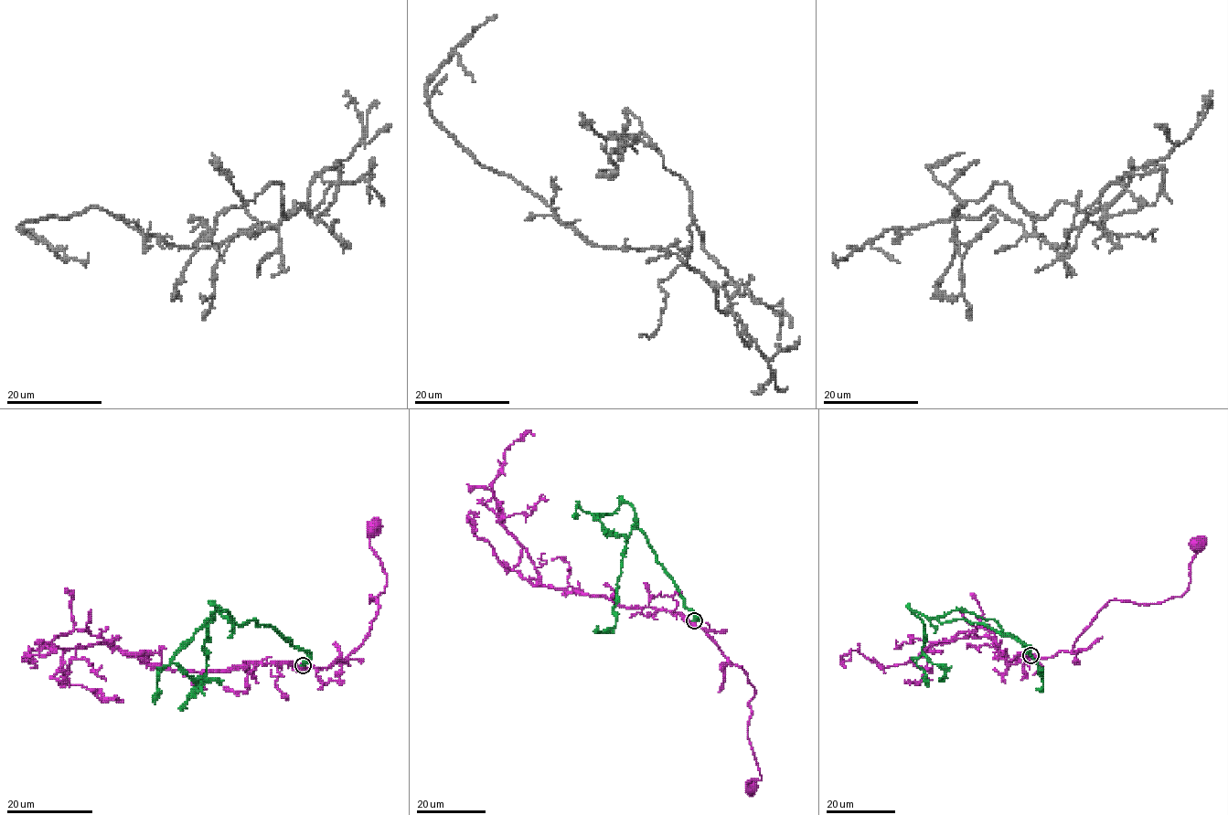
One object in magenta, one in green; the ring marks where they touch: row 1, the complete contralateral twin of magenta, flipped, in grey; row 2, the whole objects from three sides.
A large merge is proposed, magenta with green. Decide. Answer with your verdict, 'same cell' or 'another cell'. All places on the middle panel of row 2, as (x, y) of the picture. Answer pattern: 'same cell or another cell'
same cell

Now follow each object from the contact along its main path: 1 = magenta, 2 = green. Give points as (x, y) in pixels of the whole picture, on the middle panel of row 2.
1: (694, 621), (730, 662), (742, 669), (754, 693), (749, 703), (748, 739), (762, 777), (747, 783), (752, 787)
2: (694, 620), (699, 619), (685, 606), (649, 541), (634, 528), (613, 609), (616, 625), (602, 632), (598, 626)

